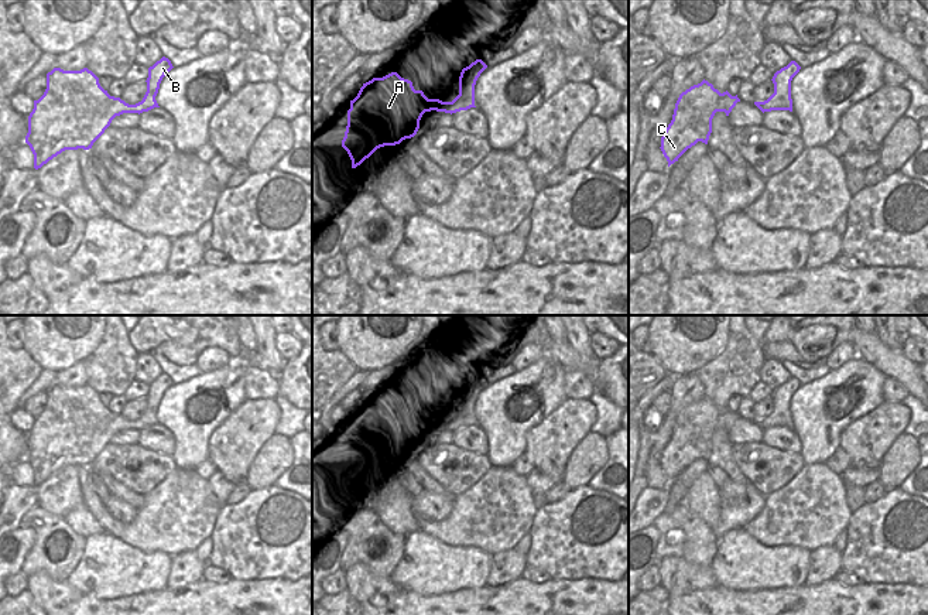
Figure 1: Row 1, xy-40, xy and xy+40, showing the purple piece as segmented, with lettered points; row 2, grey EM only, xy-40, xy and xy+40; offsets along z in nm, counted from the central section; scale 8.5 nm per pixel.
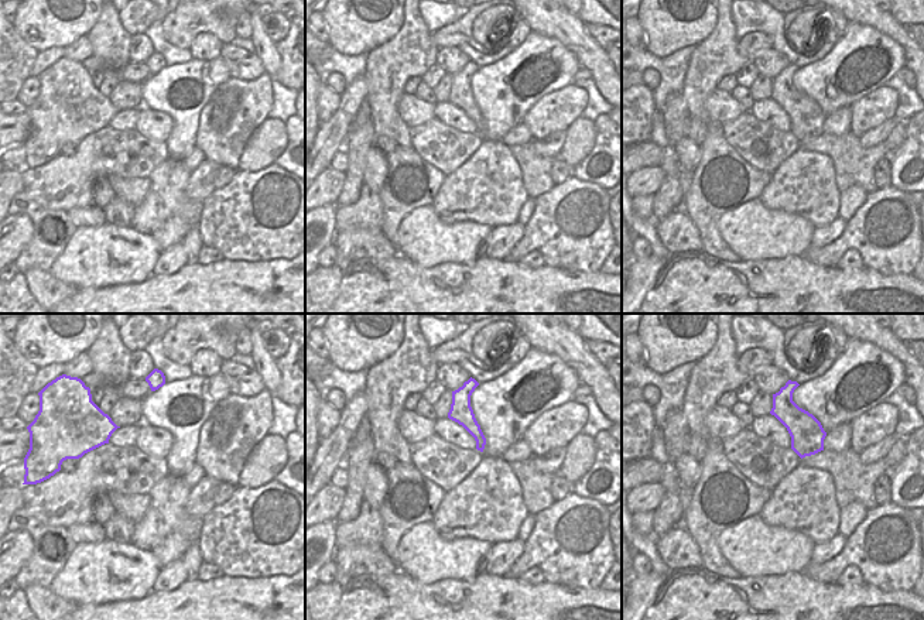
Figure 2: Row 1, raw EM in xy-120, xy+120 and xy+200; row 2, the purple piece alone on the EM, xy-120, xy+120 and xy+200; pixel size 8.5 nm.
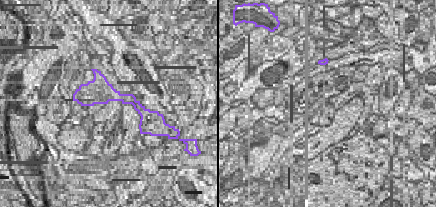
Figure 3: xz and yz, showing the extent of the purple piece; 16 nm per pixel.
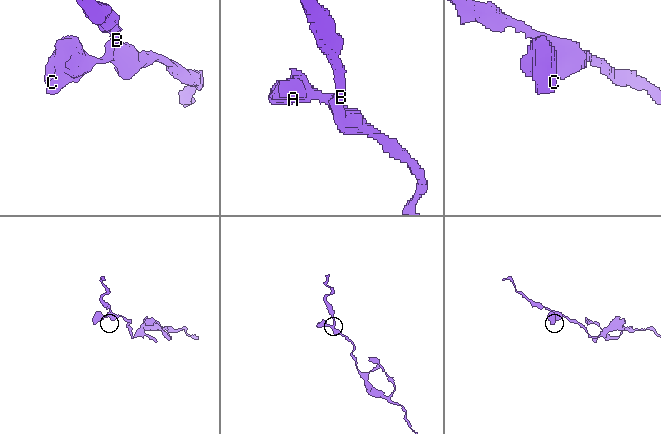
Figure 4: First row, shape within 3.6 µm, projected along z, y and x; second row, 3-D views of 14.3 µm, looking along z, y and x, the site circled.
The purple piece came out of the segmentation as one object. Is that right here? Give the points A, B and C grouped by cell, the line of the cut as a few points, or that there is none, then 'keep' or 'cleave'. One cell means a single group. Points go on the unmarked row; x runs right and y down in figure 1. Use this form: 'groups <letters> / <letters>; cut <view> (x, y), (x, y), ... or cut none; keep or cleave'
groups A B C; cut none; keep

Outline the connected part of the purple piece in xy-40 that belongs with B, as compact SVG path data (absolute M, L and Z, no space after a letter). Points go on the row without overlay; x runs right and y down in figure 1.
M165 373L150 383L147 409L136 421L110 413L88 385L54 385L47 390L44 411L34 417L34 426L28 433L25 459L34 471L34 485L41 485L65 467L92 465L116 433L140 431L160 424L155 413L162 394L172 385Z

